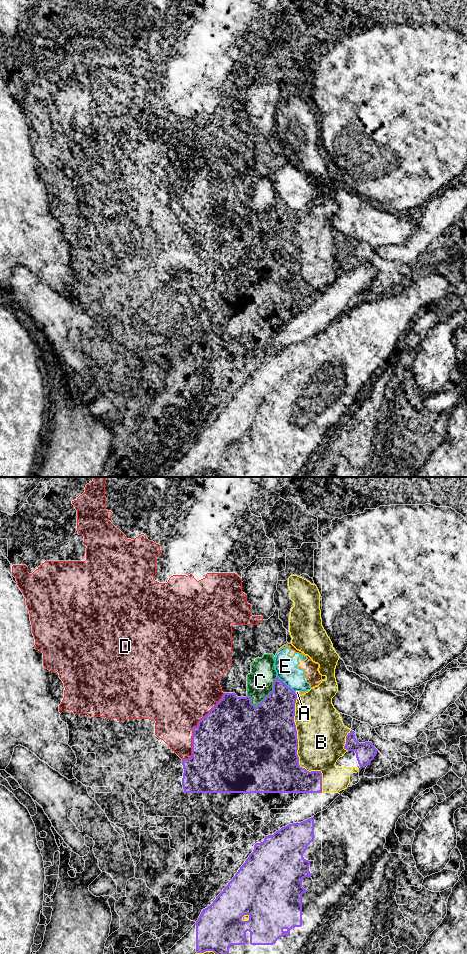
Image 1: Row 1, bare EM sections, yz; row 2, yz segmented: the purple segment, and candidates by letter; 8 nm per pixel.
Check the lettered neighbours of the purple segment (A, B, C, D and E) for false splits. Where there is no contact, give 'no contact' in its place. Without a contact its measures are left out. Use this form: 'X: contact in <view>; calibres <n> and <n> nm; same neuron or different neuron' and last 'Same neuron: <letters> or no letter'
A: contact in yz; calibres 320 and 30 nm; different neuron
B: contact in yz; calibres 500 and 380 nm; different neuron
C: contact in yz; calibres 360 and 200 nm; different neuron
D: contact in yz; calibres 440 and 460 nm; different neuron
E: contact in yz; calibres 300 and 170 nm; different neuron
Same neuron: no letter

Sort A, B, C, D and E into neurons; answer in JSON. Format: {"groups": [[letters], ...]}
{"groups": [["A", "E"], ["B"], ["C"], ["D"]]}

